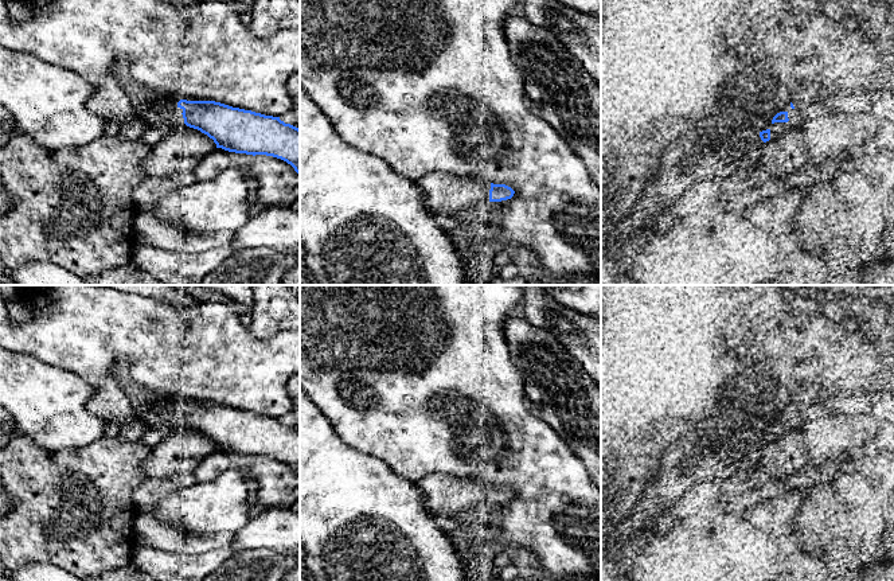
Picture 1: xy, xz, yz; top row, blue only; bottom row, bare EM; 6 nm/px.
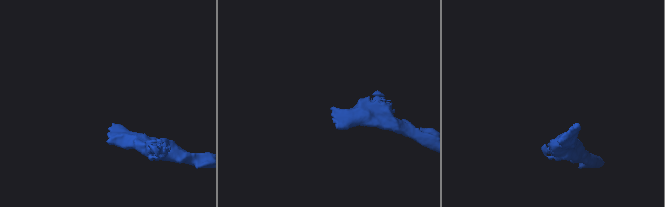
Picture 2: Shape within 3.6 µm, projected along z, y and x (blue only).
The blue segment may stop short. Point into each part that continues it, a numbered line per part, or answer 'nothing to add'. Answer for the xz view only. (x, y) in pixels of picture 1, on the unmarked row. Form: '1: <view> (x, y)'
1: xz (444, 496)

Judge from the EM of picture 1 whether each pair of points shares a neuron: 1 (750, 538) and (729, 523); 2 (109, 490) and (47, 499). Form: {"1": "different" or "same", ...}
{"1": "same", "2": "same"}

